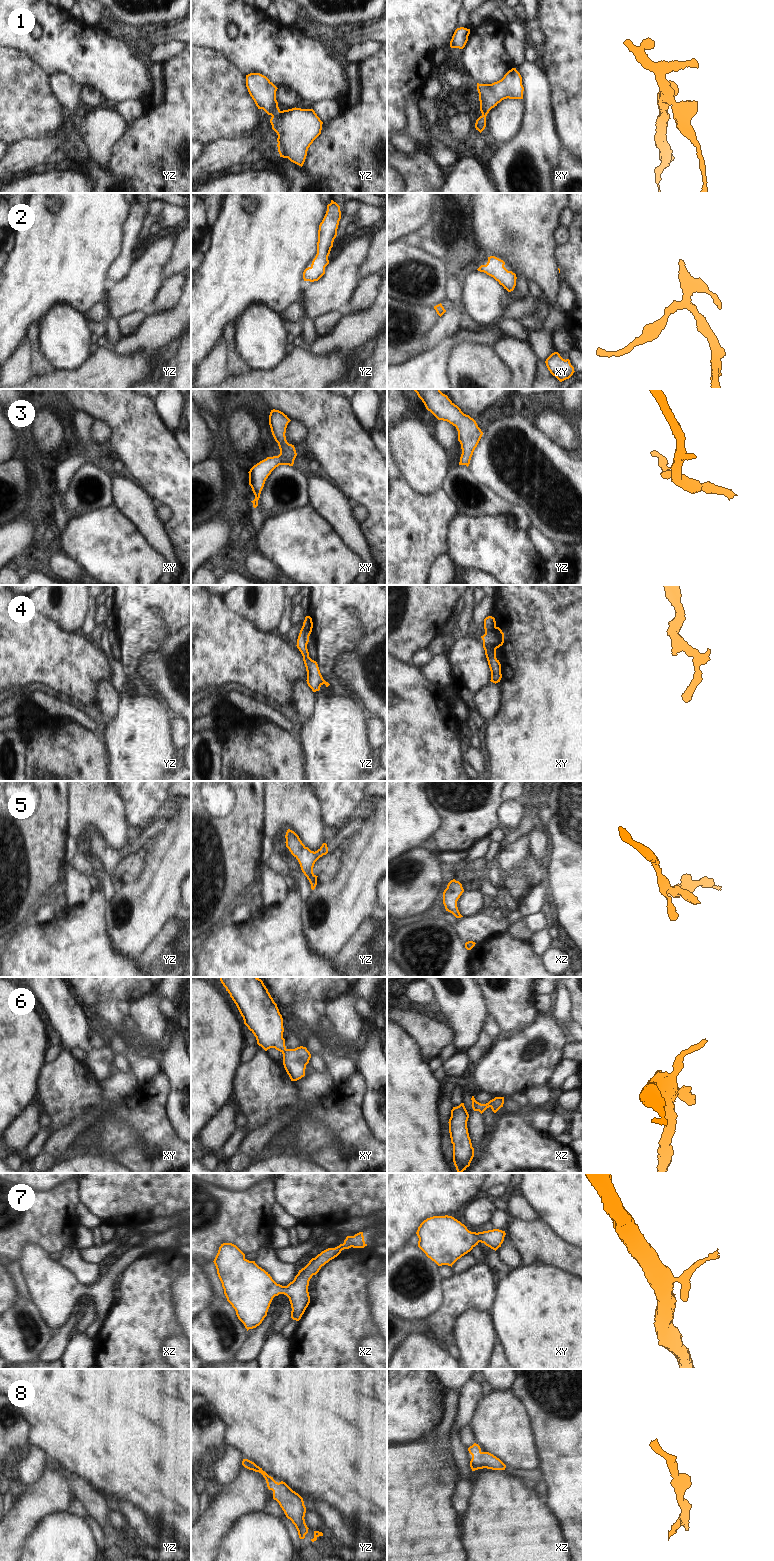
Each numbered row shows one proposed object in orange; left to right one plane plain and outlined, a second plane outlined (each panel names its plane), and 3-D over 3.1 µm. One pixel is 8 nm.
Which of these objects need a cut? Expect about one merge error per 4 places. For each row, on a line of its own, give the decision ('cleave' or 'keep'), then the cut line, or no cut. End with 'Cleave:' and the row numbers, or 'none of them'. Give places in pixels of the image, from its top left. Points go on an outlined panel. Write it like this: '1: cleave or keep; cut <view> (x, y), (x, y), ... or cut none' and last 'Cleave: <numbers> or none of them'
1: keep; cut none
2: keep; cut none
3: keep; cut none
4: cleave; cut xy (495, 626), (485, 633)
5: keep; cut none
6: keep; cut none
7: keep; cut none
8: keep; cut none
Cleave: 4

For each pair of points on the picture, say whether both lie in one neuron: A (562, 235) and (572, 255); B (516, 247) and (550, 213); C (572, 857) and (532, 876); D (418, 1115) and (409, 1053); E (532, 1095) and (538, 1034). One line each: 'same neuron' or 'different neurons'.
A: different neurons
B: same neuron
C: different neurons
D: same neuron
E: different neurons

